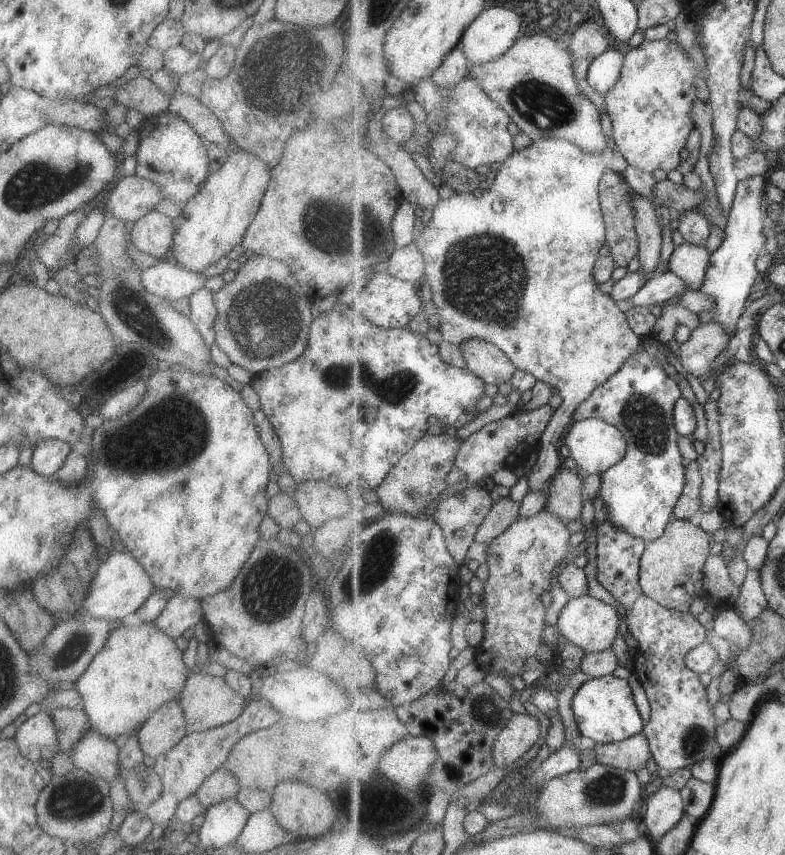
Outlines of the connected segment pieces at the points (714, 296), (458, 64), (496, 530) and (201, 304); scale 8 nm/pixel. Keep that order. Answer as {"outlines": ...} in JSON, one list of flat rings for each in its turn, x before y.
{"outlines":[[[751,176,741,178,735,192,733,206,729,212,728,225,724,229,725,237,720,247,711,255,707,267,707,280,700,292,707,294,713,302,713,308,698,314,700,324,715,322,721,324,727,334,735,334,737,322,741,320,747,298,751,294,753,284,757,282,757,258,763,254,761,248,765,248,765,232,763,232,763,217,767,216,767,207,763,203,765,190,767,190,768,176]],[[461,41,453,49,453,52,447,56,441,68,433,74,432,79,437,86,441,86,441,88,453,88,453,86,461,84,463,80,467,80,471,64,467,60,463,48,465,46,463,46,463,41]],[[510,496,496,502,493,510,489,512,487,520,477,529,475,543,489,544,501,536,513,522,522,516,521,503,519,500,515,502]],[[203,287,188,296,190,313,188,320,199,332,205,346,211,346,215,341,214,320,216,317,213,293]]]}

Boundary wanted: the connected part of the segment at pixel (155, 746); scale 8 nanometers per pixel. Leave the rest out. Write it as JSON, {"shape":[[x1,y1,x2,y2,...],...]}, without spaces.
{"shape":[[171,700,153,712,139,728,138,745,145,755,157,758,169,752,186,733,180,702]]}

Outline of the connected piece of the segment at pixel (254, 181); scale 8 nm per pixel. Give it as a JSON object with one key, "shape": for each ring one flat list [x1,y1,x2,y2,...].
{"shape":[[233,147,219,170,208,175,201,188,185,202,180,215,172,220,175,232,170,248,176,263,189,272,201,273,217,260,224,259,234,246,240,244,251,224,269,176,269,166,263,160]]}

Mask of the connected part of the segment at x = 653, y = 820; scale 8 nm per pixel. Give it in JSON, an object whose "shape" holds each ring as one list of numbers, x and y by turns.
{"shape":[[664,785,653,796,647,798,641,819,650,837,661,838,681,822,685,813,684,800,680,791]]}

